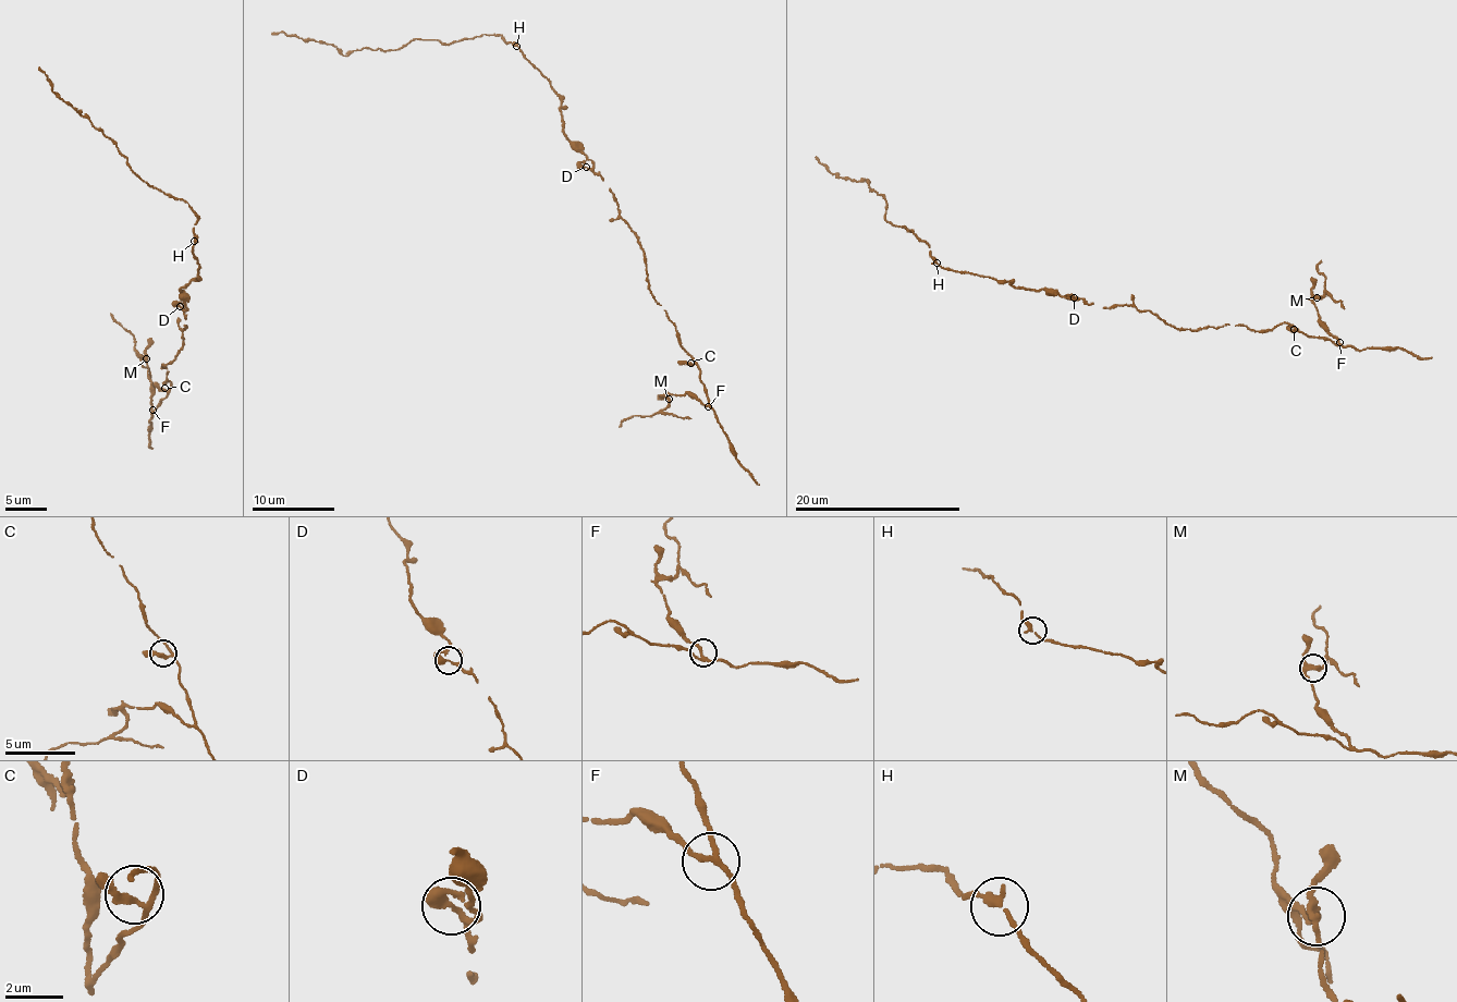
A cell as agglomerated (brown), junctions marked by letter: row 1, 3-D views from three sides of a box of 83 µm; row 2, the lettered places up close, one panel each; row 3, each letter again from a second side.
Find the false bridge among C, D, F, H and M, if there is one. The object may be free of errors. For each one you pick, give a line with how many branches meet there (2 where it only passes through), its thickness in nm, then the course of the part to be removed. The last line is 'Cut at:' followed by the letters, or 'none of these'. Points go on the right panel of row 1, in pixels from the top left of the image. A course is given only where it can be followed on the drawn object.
M: 3 | 240 nm | (1317, 296), (1323, 294), (1325, 288), (1325, 278), (1317, 269), (1320, 259)
Cut at: M

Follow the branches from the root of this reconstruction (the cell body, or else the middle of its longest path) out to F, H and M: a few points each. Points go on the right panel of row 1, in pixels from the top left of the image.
F: (1068, 300), (1106, 307), (1134, 306), (1183, 329), (1228, 324), (1268, 331), (1285, 324), (1336, 345), (1339, 342)
H: (1068, 300), (1043, 290), (1018, 289), (990, 276), (945, 269), (935, 263)
M: (1068, 300), (1134, 306), (1183, 329), (1228, 324), (1268, 331), (1286, 324), (1336, 345), (1319, 320), (1317, 296)

